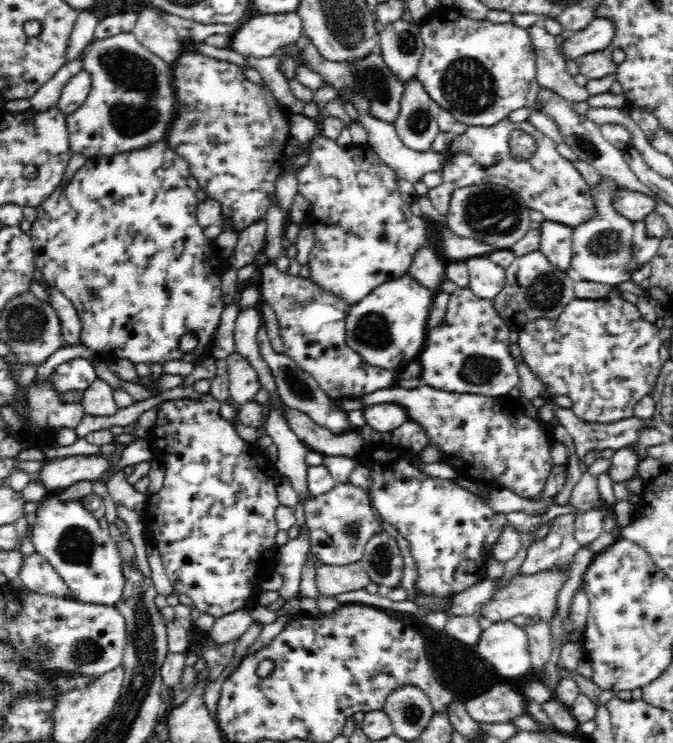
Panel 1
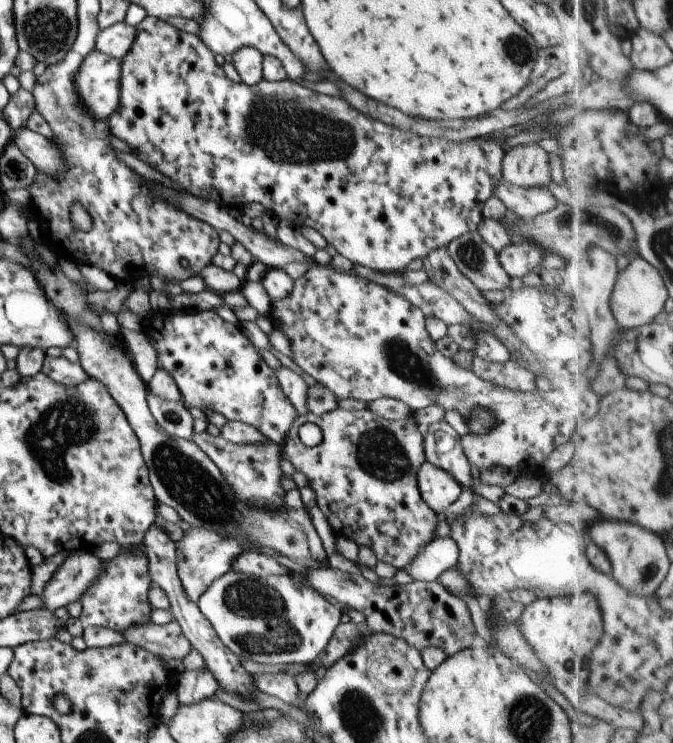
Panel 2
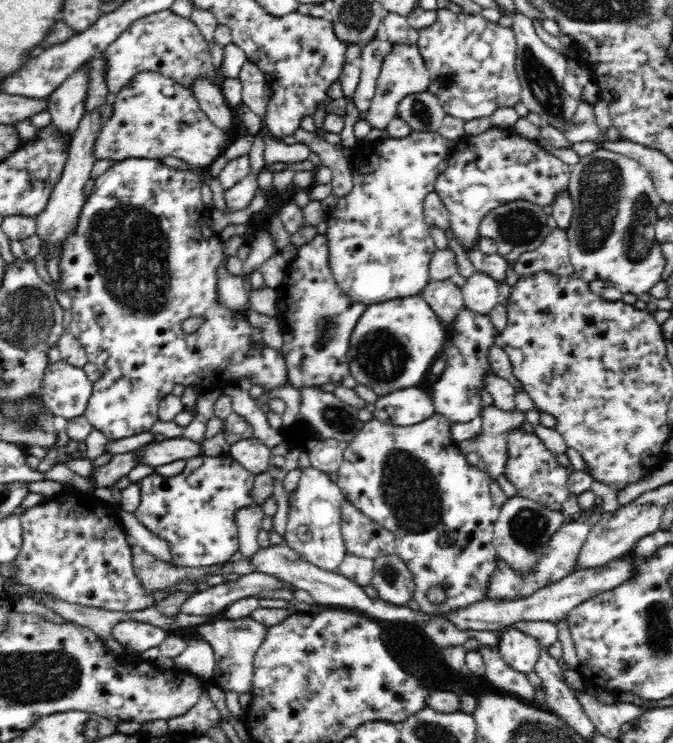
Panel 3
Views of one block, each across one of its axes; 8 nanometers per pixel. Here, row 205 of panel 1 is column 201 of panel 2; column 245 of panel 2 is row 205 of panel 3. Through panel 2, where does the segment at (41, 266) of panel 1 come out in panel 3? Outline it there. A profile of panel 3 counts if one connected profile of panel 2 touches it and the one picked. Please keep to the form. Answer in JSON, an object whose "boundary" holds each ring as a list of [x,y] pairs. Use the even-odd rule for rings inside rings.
{"boundary":[[[129,158],[123,161],[115,161],[115,163],[108,170],[106,170],[106,172],[95,178],[92,191],[86,197],[84,206],[80,211],[75,232],[72,233],[61,246],[61,255],[59,256],[60,280],[63,282],[63,286],[67,288],[68,296],[72,298],[71,309],[68,313],[67,330],[72,333],[72,336],[74,336],[74,338],[78,340],[78,342],[86,349],[88,362],[98,365],[98,369],[100,369],[100,378],[98,378],[98,380],[92,384],[92,394],[88,400],[88,404],[86,404],[84,416],[92,425],[92,428],[96,428],[96,430],[103,432],[109,441],[118,440],[120,438],[128,438],[128,436],[136,436],[136,434],[140,434],[140,432],[146,432],[147,430],[149,431],[154,422],[158,420],[158,404],[160,404],[160,400],[162,400],[162,398],[164,398],[166,395],[170,394],[172,392],[172,388],[174,388],[176,384],[183,384],[184,386],[195,386],[196,384],[203,384],[206,385],[207,389],[214,387],[213,384],[216,381],[218,381],[220,385],[227,385],[228,382],[232,382],[235,379],[244,376],[250,379],[252,385],[258,384],[262,386],[264,392],[267,392],[273,388],[280,388],[280,386],[284,386],[286,383],[289,383],[289,378],[287,378],[287,364],[283,358],[282,349],[280,352],[278,352],[277,350],[267,346],[264,342],[254,342],[251,339],[251,332],[254,327],[252,327],[252,324],[248,321],[248,319],[246,319],[246,317],[243,315],[233,311],[232,309],[222,305],[222,303],[220,303],[220,299],[218,299],[218,268],[220,268],[220,264],[222,264],[222,260],[225,260],[226,256],[223,251],[222,241],[218,239],[216,234],[213,232],[213,229],[208,226],[208,222],[210,220],[210,211],[207,209],[207,207],[204,206],[204,202],[202,201],[200,193],[200,187],[202,186],[202,183],[200,180],[201,179],[193,171],[170,167],[163,163],[161,159]],[[192,316],[204,316],[204,323],[195,332],[184,332],[182,329],[182,322],[184,322],[186,318],[192,318]]]}

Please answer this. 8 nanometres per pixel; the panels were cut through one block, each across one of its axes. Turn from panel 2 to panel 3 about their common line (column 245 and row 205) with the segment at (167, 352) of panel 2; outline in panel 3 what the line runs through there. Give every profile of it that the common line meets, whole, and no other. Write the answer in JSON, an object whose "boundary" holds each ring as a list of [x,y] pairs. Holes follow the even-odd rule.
{"boundary":[[[412,131],[406,138],[396,140],[388,136],[388,140],[380,143],[358,142],[353,151],[353,159],[349,160],[349,167],[353,168],[353,187],[350,192],[347,192],[343,197],[338,197],[338,202],[334,209],[325,213],[326,219],[326,238],[328,240],[328,262],[334,279],[338,287],[343,290],[343,293],[353,298],[356,302],[369,304],[378,304],[387,300],[402,298],[405,296],[416,296],[421,294],[429,279],[429,262],[434,251],[437,249],[434,239],[430,235],[430,225],[425,221],[423,216],[424,197],[435,190],[436,178],[438,173],[438,164],[442,160],[446,160],[452,154],[456,142],[443,138],[437,132],[415,132]]]}

